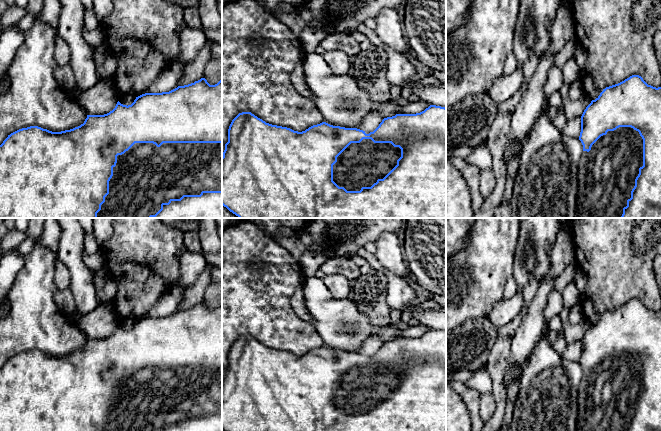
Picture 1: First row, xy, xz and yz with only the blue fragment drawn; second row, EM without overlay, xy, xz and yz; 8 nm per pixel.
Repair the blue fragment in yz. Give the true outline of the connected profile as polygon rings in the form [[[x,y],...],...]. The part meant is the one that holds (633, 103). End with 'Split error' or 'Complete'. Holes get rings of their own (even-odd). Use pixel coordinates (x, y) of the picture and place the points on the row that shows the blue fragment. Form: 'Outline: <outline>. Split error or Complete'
Outline: [[[632,75],[618,84],[606,87],[584,110],[579,140],[583,145],[583,153],[578,166],[574,218],[661,218],[661,87],[648,85],[639,75]]]. Split error

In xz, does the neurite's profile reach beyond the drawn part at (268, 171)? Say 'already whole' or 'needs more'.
needs more

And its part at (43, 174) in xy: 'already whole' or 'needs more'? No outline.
needs more

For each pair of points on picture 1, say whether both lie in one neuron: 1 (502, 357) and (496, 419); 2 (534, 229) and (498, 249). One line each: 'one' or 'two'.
1: one
2: two

